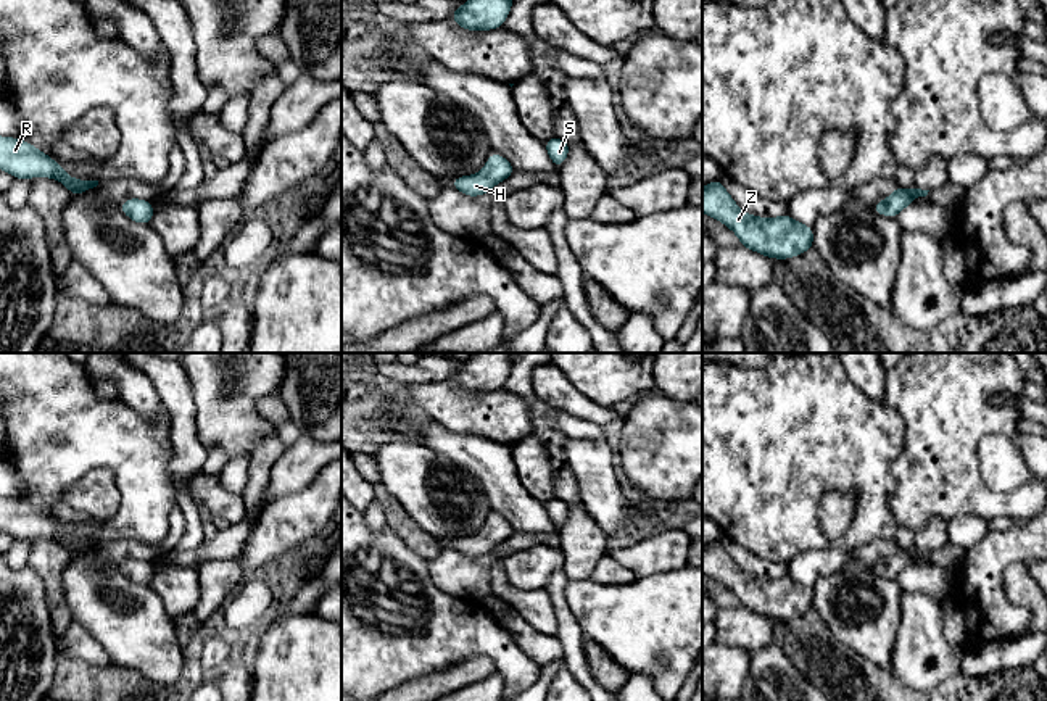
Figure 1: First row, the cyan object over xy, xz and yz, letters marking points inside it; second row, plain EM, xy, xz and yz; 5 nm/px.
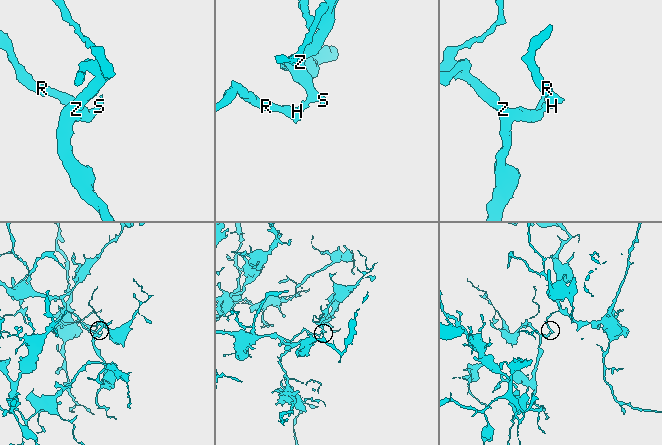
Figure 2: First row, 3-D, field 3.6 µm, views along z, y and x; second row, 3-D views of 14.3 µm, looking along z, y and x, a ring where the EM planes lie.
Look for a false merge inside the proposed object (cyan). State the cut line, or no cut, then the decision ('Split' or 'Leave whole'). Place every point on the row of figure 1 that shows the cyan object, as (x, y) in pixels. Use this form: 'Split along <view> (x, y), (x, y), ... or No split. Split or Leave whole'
No split. Leave whole

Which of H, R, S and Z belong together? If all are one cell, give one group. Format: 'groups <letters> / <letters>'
groups H R S Z

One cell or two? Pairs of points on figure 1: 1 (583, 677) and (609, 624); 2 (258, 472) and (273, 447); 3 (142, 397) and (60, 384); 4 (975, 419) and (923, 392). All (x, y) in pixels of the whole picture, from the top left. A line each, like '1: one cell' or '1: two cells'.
1: two cells
2: one cell
3: two cells
4: one cell

